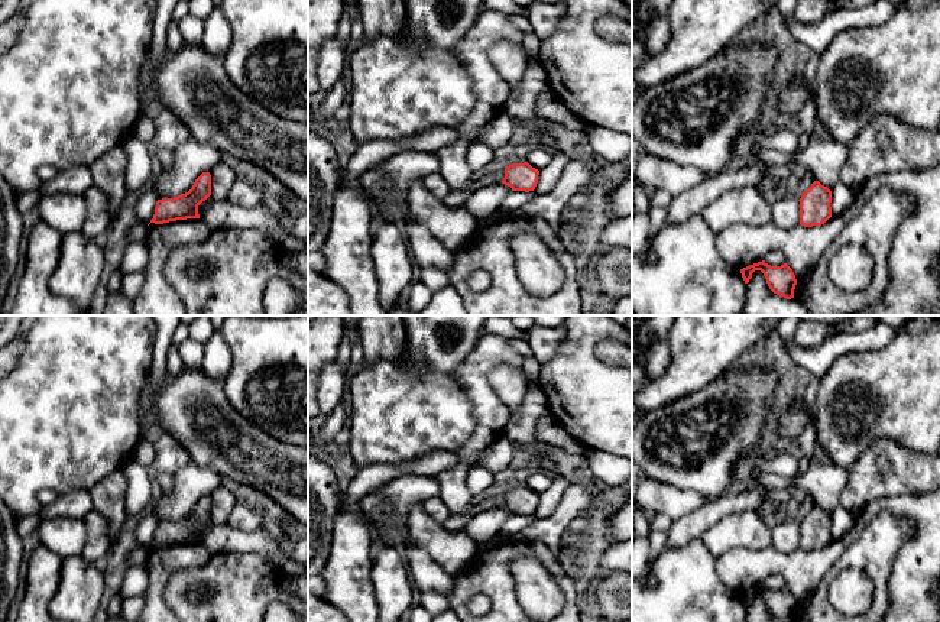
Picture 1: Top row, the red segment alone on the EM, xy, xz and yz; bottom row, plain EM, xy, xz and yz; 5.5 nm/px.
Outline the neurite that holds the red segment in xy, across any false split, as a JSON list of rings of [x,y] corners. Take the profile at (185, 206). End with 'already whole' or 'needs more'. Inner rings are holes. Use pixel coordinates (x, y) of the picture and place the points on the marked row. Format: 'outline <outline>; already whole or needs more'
outline [[[202,172],[188,192],[174,198],[158,200],[150,223],[163,224],[176,220],[200,218],[198,205],[210,195],[211,175],[210,172]]]; already whole

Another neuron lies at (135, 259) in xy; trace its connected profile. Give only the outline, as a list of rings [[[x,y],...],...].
[[[145,240],[132,242],[124,252],[119,270],[121,275],[143,272],[148,265],[148,246]]]

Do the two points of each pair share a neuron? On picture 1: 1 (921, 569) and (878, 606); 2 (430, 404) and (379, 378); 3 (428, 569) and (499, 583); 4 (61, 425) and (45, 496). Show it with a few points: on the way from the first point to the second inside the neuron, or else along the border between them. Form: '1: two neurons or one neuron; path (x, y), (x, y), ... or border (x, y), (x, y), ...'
1: two neurons; border (887, 586), (888, 606)
2: one neuron; path (417, 404), (405, 404), (392, 391)
3: two neurons; border (454, 577), (454, 586), (447, 598)
4: two neurons; border (58, 493), (42, 489), (36, 499)

